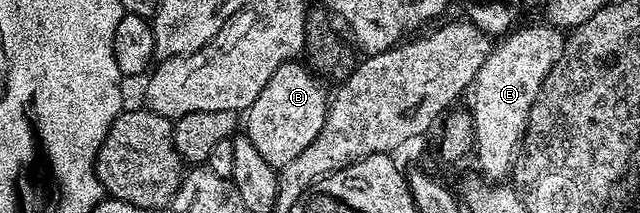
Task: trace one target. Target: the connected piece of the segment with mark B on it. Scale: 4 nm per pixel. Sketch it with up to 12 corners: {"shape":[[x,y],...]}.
{"shape":[[281,65],[247,108],[245,133],[278,169],[313,145],[324,80]]}

